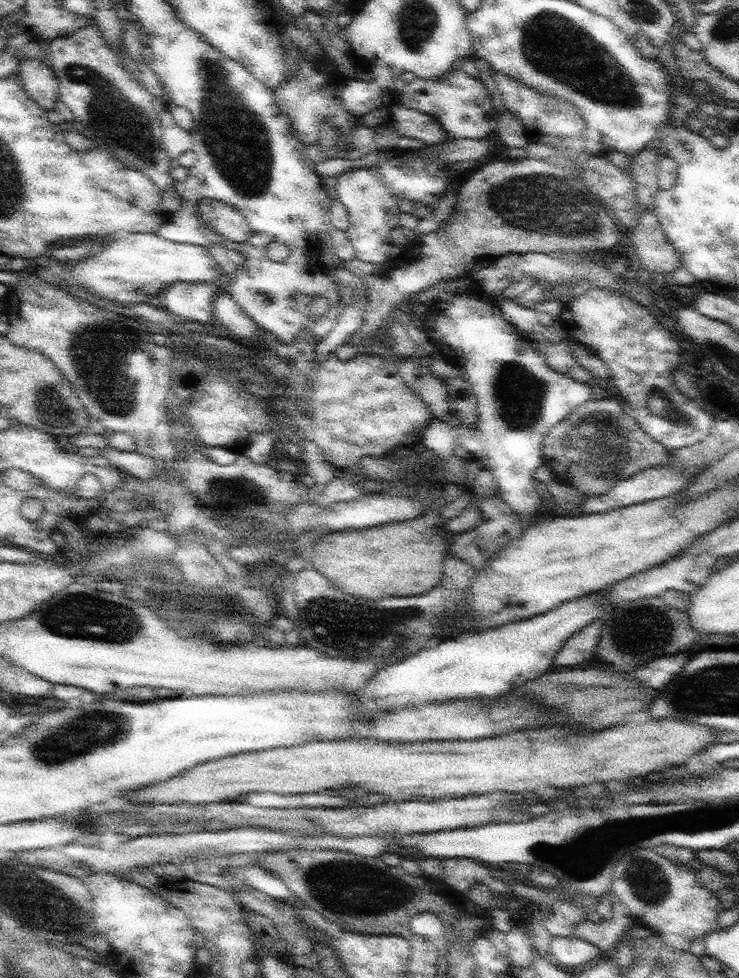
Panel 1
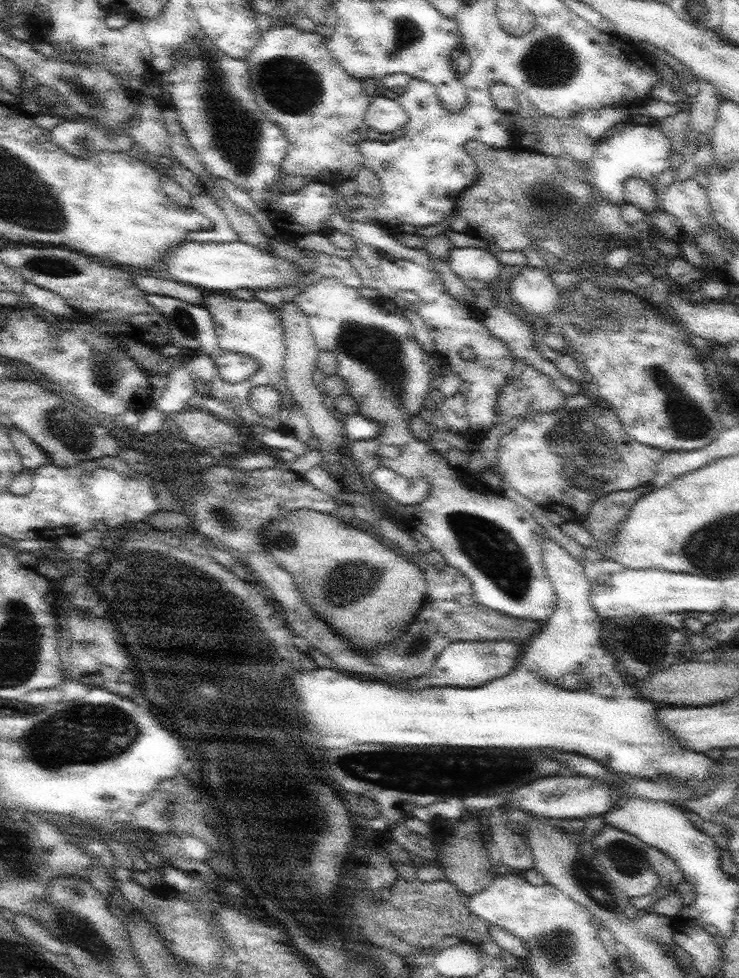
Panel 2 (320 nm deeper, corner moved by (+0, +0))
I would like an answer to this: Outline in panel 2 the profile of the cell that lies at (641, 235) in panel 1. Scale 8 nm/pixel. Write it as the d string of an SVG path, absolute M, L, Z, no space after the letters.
M629 176L625 182L625 202L640 208L651 219L664 214L655 187L639 176Z

